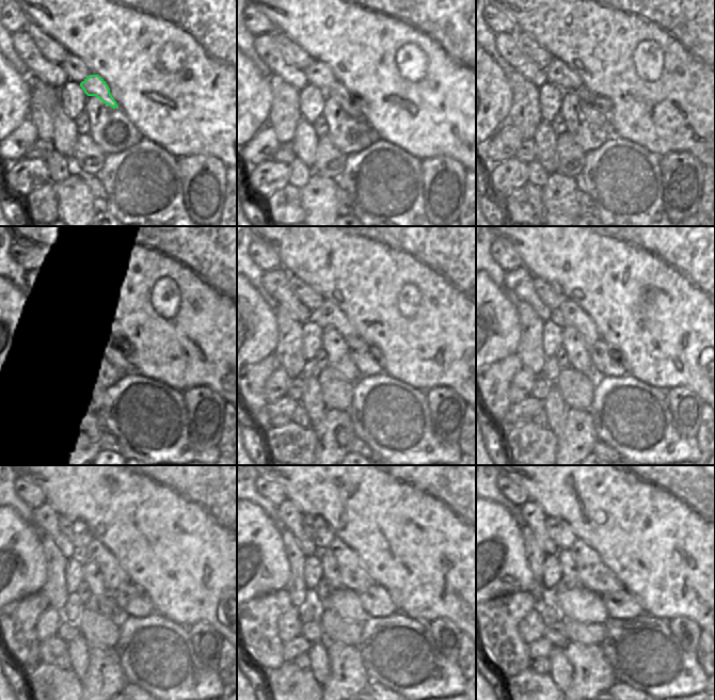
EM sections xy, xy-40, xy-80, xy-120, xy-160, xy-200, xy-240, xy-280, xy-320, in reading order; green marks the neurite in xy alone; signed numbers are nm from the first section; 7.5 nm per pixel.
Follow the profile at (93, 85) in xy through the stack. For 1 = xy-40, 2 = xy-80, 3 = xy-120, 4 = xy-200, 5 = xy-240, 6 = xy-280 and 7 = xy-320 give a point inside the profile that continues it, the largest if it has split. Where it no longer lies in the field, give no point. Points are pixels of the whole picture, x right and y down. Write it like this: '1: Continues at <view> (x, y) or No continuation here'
1: Continues at xy-40 (337, 91)
2: Continues at xy-80 (585, 96)
3: Continues at xy-120 (115, 344)
4: Continues at xy-200 (600, 352)
5: Continues at xy-240 (130, 599)
6: Continues at xy-280 (376, 601)
7: Continues at xy-320 (620, 604).

